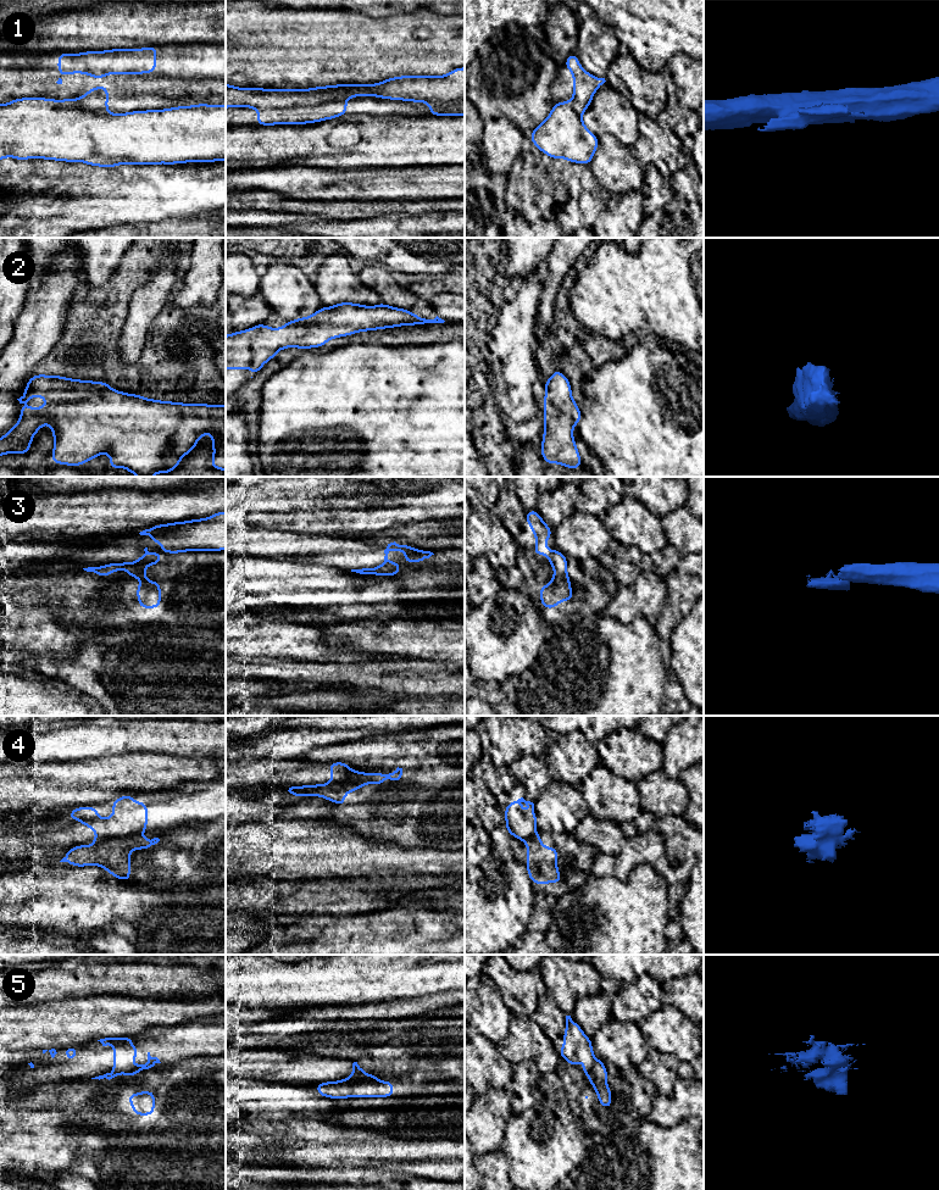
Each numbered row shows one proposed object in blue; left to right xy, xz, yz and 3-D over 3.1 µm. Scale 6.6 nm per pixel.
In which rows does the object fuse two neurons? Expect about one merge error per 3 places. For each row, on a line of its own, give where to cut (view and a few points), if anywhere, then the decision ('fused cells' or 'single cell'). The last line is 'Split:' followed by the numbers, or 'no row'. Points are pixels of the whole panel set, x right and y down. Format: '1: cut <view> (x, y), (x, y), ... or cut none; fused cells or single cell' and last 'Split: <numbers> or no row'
1: cut xz (346, 96), (304, 106), (259, 111); fused cells
2: cut none; single cell
3: cut xz (392, 561), (384, 563); fused cells
4: cut xz (367, 773), (327, 784); fused cells
5: cut xy (144, 1065), (131, 1071), (112, 1072); fused cells
Split: 1, 3, 4, 5

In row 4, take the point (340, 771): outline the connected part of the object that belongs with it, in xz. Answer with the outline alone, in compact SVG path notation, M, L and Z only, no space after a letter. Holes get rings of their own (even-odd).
M328 762L328 766L332 771L332 774L330 774L332 780L327 783L328 785L367 774L362 771L359 771L359 772L352 771L349 767L348 762Z

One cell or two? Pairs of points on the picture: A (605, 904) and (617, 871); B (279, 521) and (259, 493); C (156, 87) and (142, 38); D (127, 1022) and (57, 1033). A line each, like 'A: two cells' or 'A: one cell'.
A: two cells
B: one cell
C: two cells
D: one cell

